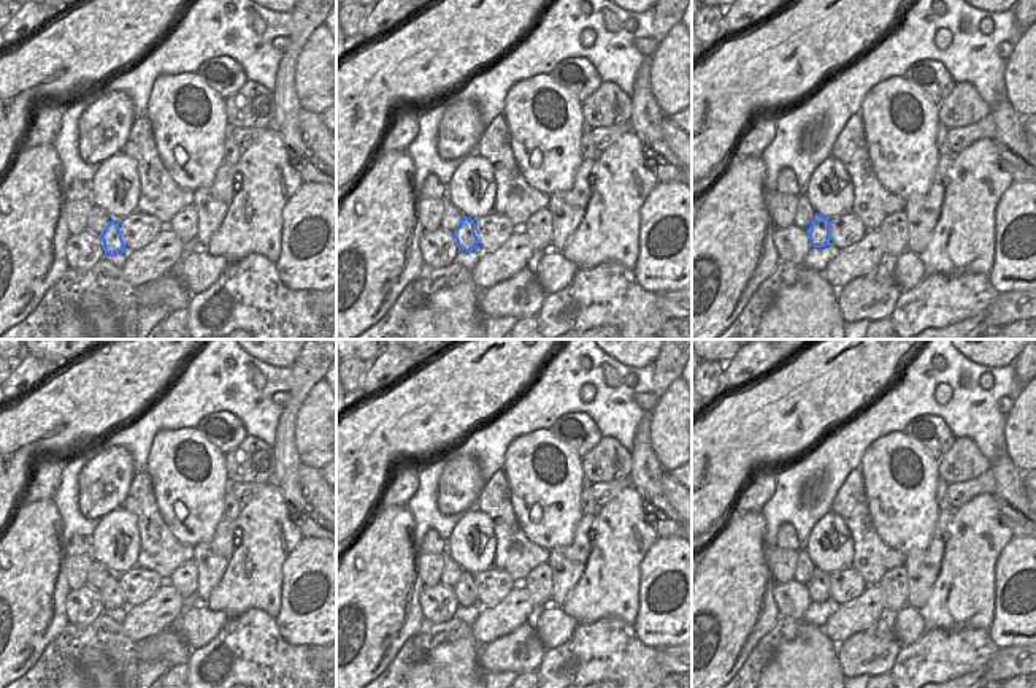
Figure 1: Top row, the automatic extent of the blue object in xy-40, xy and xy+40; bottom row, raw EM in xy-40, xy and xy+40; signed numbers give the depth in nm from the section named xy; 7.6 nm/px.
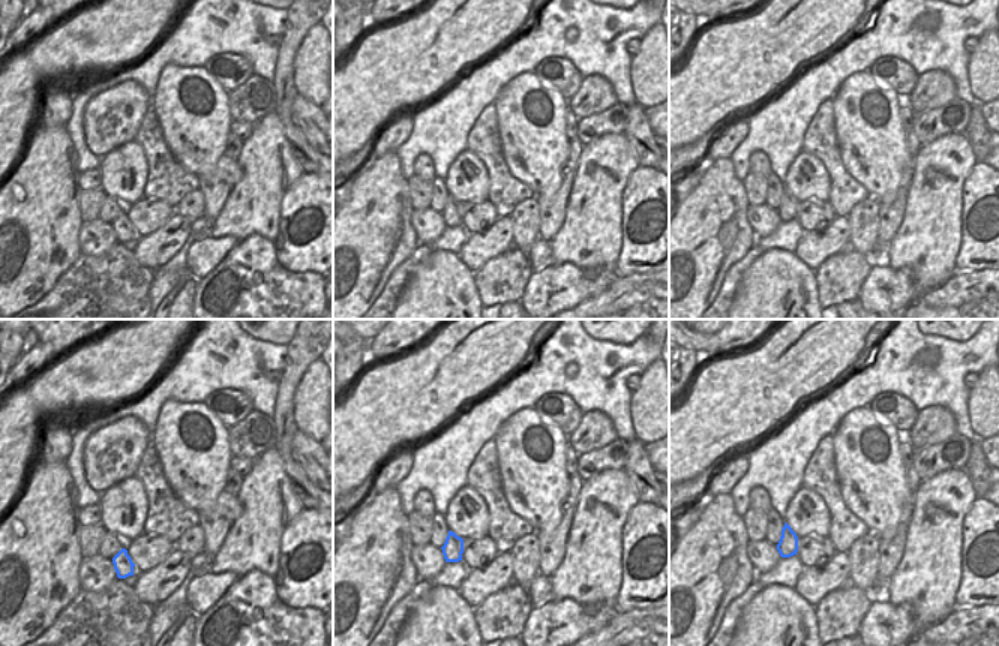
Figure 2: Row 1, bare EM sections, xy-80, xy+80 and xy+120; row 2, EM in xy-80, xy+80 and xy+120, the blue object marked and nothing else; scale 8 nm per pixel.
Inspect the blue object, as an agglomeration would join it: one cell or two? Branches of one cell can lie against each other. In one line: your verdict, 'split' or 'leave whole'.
split

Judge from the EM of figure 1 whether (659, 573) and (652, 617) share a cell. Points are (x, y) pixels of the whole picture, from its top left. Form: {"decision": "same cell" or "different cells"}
{"decision": "same cell"}

